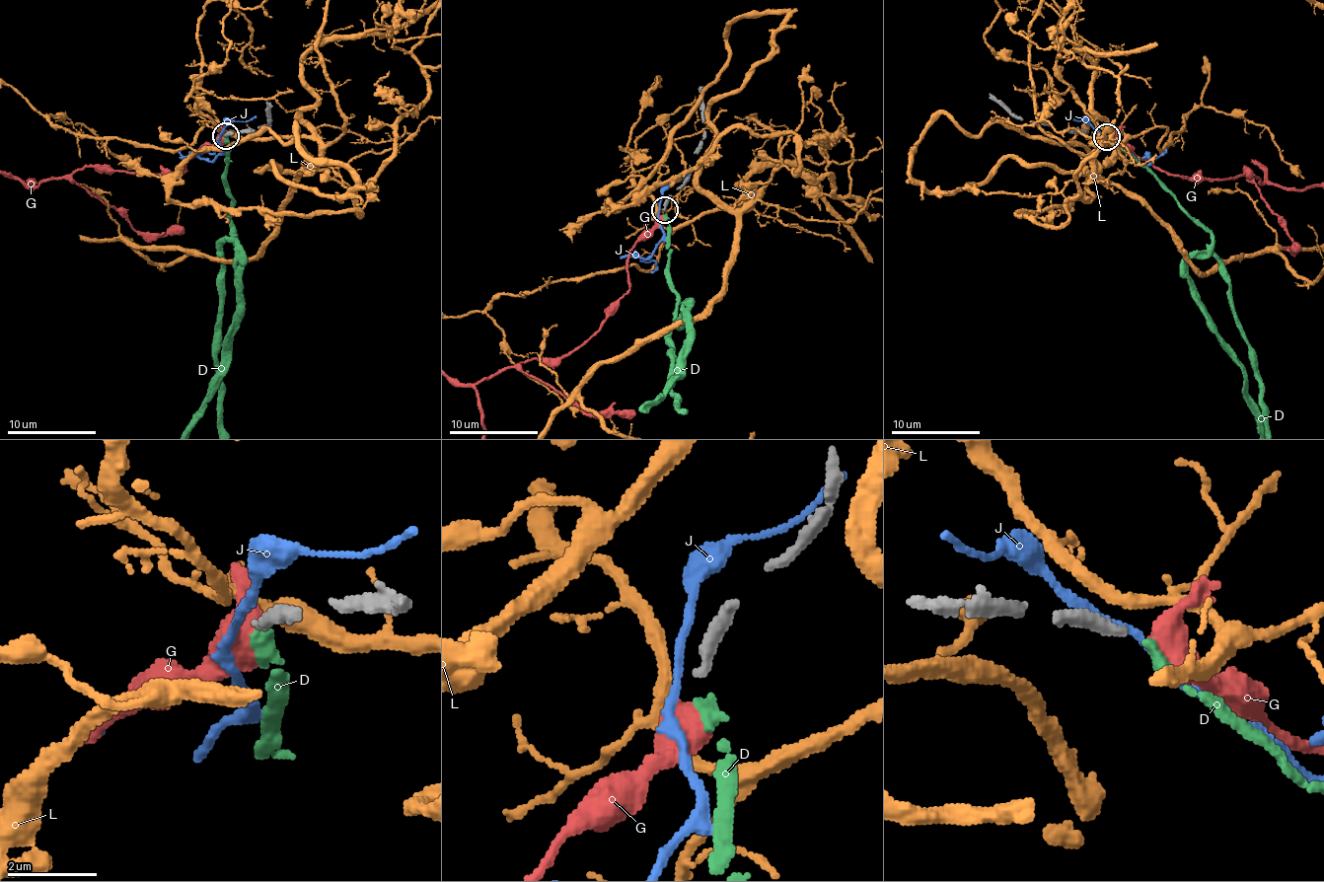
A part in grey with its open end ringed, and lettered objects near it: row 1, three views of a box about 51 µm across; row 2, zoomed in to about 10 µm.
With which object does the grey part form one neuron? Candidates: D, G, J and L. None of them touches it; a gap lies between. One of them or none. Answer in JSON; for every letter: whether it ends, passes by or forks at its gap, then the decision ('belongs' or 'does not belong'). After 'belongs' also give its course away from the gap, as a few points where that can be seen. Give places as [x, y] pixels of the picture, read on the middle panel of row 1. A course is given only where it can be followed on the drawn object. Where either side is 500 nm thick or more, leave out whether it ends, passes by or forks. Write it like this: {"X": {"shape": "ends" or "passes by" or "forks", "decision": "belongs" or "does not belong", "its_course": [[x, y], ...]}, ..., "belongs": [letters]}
{"D": {"shape": "ends", "decision": "belongs"}, "G": {"decision": "does not belong"}, "J": {"shape": "passes by", "decision": "does not belong"}, "L": {"shape": "passes by", "decision": "does not belong"}, "belongs": ["D"]}

